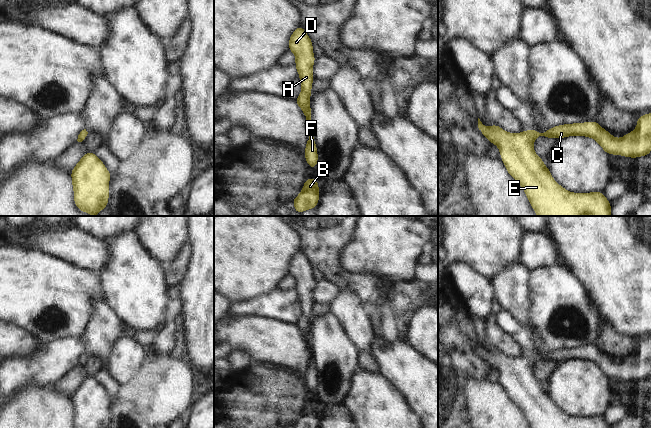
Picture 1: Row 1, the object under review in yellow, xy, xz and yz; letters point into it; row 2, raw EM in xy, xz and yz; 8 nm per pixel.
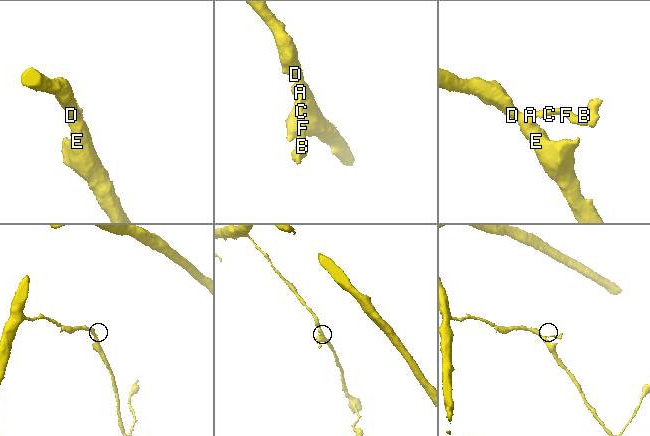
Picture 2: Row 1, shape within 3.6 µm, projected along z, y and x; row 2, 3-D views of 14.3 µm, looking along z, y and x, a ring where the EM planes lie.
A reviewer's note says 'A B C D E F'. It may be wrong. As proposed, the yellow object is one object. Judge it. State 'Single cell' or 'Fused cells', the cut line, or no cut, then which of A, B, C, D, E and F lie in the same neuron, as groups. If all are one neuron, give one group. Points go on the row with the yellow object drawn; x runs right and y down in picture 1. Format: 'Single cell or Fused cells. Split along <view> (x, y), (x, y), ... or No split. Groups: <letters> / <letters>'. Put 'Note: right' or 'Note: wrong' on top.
Note: right
Single cell. No split. Groups: A B C D E F

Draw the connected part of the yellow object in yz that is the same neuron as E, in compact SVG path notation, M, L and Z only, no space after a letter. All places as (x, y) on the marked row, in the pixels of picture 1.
M651 113L640 116L636 129L621 139L613 137L596 121L553 126L542 133L534 128L512 134L496 124L486 127L478 118L478 128L498 146L509 175L522 186L538 216L611 216L611 204L604 192L572 193L560 186L533 149L536 137L580 135L595 139L609 155L630 158L651 155Z

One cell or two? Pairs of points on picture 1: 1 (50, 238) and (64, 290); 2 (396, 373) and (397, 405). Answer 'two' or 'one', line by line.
1: two
2: two

